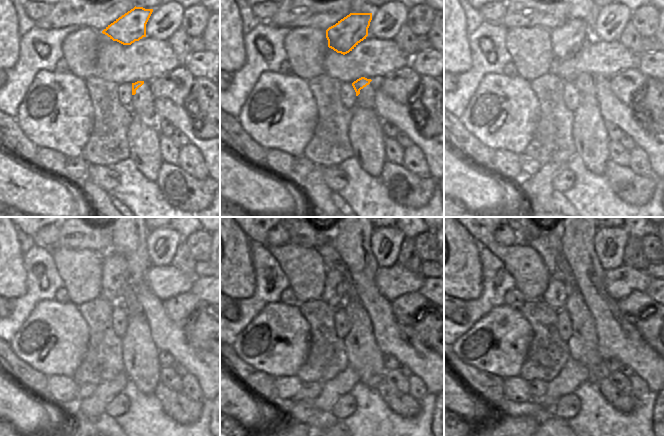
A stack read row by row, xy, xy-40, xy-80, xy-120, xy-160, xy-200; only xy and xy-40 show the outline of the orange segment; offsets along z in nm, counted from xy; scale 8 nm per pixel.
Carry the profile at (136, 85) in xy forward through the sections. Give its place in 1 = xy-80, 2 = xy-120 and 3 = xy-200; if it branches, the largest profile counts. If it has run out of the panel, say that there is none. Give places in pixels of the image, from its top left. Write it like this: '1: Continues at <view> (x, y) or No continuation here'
1: Continues at xy-80 (584, 81)
2: Continues at xy-120 (117, 287)
3: Continues at xy-200 (555, 295)

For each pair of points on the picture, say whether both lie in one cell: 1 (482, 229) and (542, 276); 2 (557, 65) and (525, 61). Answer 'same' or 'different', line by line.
1: same
2: different

